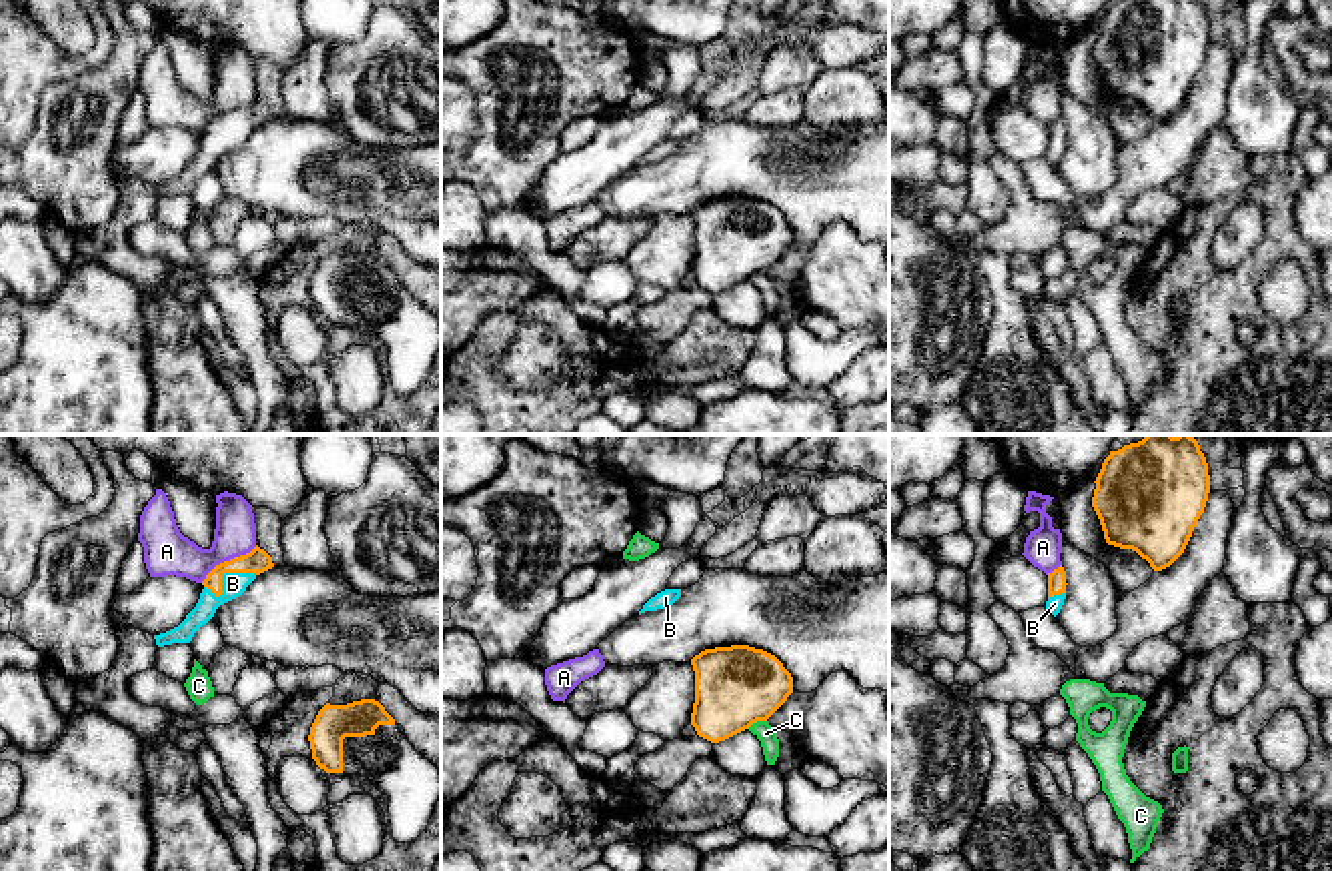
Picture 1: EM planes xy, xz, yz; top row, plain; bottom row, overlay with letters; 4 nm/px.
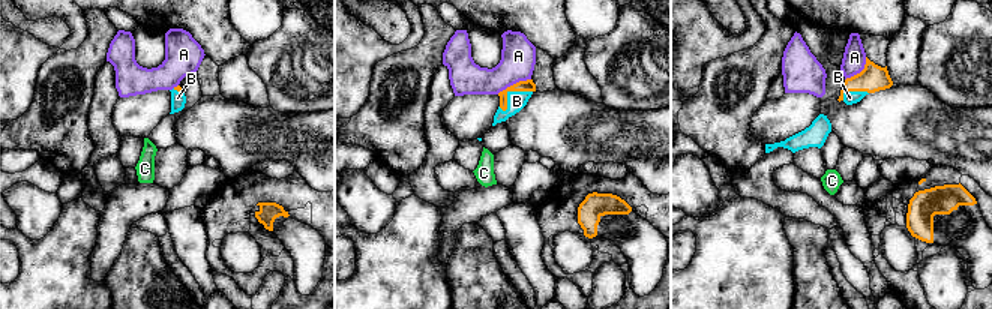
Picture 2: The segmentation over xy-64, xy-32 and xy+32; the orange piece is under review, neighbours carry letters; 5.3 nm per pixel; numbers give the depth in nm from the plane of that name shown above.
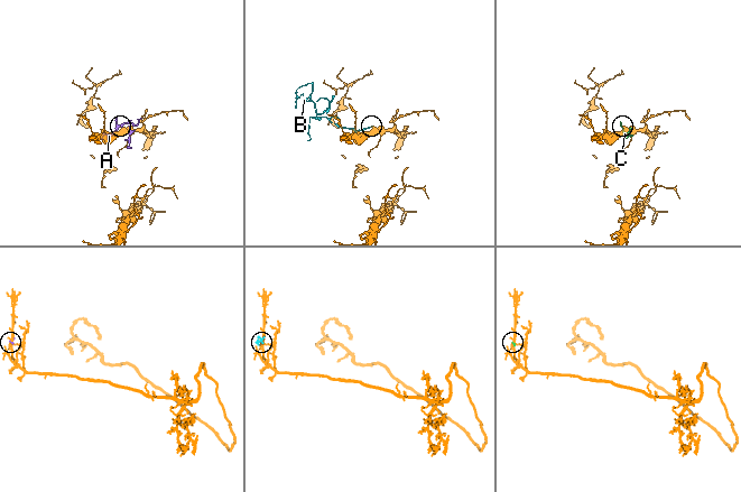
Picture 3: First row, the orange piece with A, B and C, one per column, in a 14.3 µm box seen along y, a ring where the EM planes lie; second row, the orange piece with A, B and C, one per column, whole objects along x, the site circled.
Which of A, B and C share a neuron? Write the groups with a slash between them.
A / B / C

